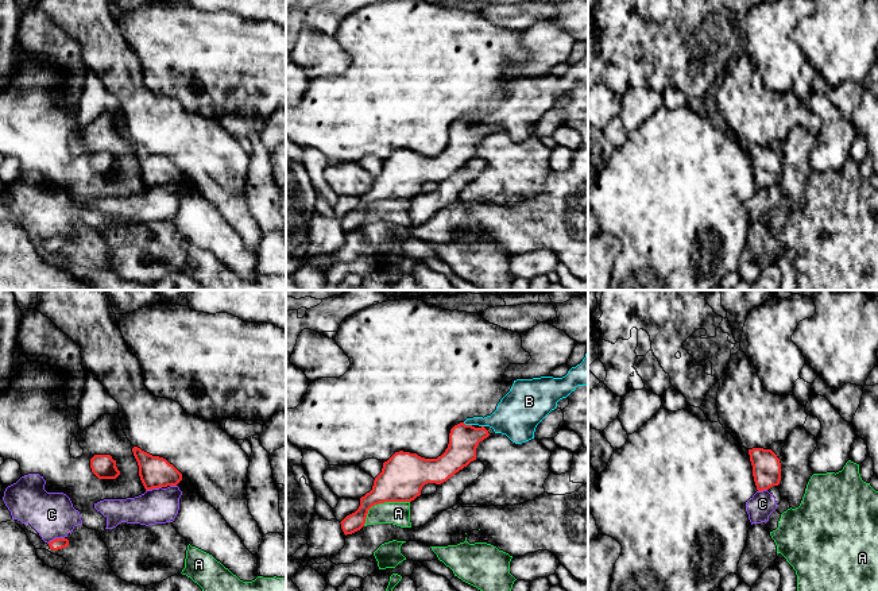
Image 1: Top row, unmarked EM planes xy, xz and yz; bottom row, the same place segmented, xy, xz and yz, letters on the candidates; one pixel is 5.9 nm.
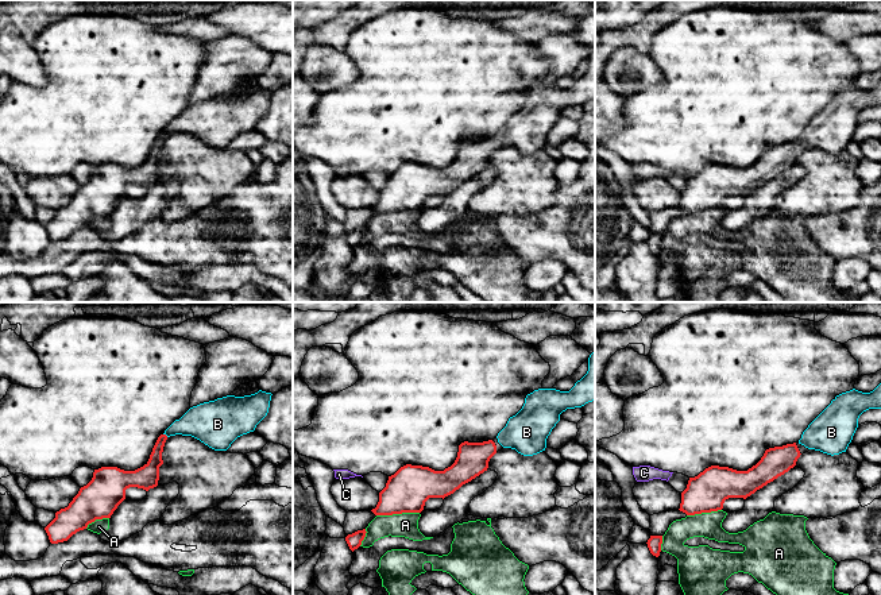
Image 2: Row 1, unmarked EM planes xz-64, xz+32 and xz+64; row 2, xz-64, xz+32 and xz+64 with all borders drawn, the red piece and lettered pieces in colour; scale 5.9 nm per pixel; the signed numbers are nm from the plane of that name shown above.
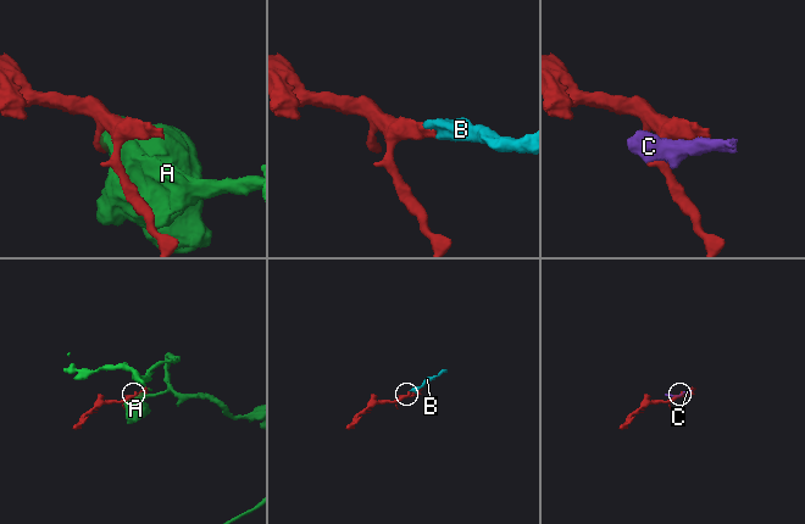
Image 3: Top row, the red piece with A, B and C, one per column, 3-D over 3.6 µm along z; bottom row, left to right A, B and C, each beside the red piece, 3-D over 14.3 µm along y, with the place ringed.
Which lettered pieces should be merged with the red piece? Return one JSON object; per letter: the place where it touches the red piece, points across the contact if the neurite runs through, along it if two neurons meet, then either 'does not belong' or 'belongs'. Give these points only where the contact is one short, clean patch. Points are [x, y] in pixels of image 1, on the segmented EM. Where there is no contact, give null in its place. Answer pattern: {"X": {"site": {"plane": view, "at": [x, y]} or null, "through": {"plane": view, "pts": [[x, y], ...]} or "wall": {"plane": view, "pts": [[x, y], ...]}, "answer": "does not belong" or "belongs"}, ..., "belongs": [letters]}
{"A": {"site": {"plane": "xz", "at": [381, 502]}, "answer": "does not belong"}, "B": {"site": {"plane": "xz", "at": [467, 425]}, "through": {"plane": "xz", "pts": [[464, 439], [467, 425], [507, 418]]}, "answer": "belongs"}, "C": {"site": {"plane": "xy", "at": [55, 539]}, "answer": "does not belong"}, "belongs": ["B"]}

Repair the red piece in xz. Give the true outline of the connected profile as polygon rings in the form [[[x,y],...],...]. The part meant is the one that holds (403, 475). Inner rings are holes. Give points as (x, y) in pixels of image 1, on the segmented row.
[[[588,344],[583,362],[572,367],[565,376],[517,379],[491,416],[467,418],[455,425],[449,433],[448,448],[437,459],[395,452],[383,463],[372,490],[360,498],[359,509],[340,522],[344,534],[360,530],[372,506],[384,502],[411,502],[421,495],[425,484],[441,484],[476,460],[479,443],[490,436],[487,426],[495,433],[506,434],[515,444],[534,439],[537,425],[557,407],[557,402],[566,398],[577,386],[587,385]]]

